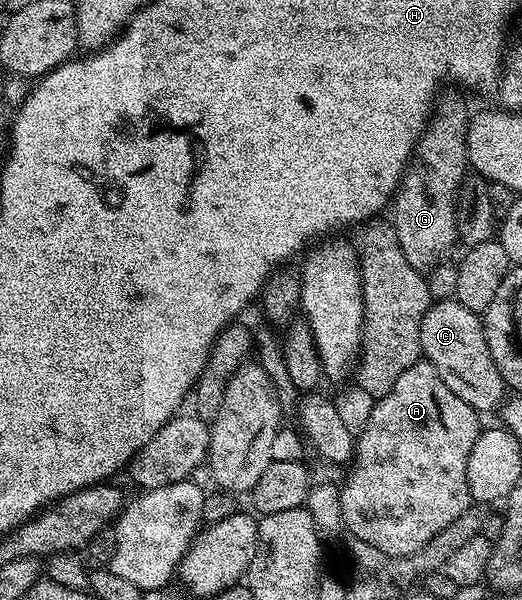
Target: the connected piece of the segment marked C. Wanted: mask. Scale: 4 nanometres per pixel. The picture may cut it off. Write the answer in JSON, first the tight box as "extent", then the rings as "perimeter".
{"extent":[420,297,505,412],"perimeter":[[[455,297],[433,301],[424,313],[420,353],[423,361],[434,364],[434,372],[446,380],[446,388],[477,412],[492,410],[505,401],[504,377],[498,372],[498,364],[494,364],[494,356],[490,356],[481,315],[457,302]]]}

